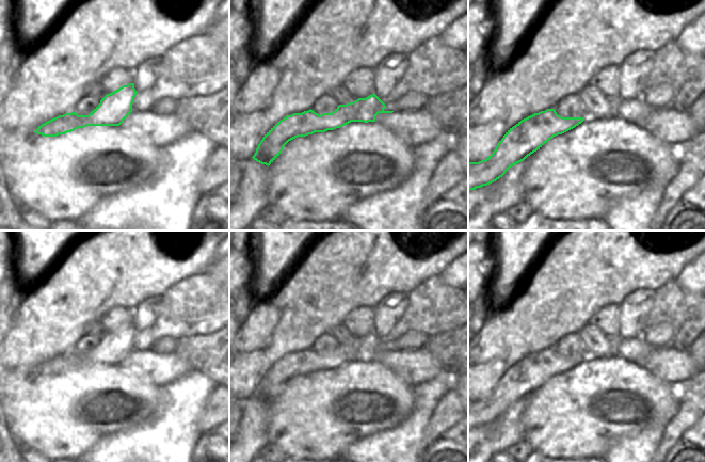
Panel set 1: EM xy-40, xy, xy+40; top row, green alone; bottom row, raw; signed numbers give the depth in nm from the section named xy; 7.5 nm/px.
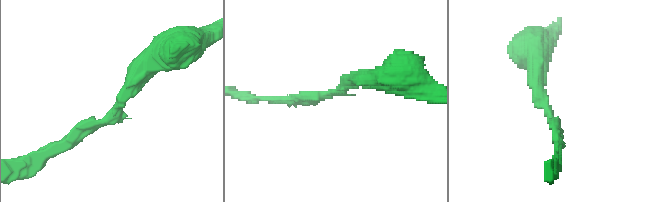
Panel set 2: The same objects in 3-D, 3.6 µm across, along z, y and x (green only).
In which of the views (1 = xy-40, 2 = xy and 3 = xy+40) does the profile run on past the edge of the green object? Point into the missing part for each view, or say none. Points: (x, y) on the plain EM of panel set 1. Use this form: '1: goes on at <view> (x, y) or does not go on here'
1: does not go on here
2: does not go on here
3: does not go on here

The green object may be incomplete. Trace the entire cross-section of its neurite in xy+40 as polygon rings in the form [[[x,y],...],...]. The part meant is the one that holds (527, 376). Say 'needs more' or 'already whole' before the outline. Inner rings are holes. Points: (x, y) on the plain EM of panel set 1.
already whole | [[[555,348],[534,352],[510,367],[495,389],[479,401],[468,401],[468,430],[487,425],[513,404],[524,400],[554,376],[584,360],[584,356],[562,356]]]

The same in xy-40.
already whole | [[[134,322],[123,324],[107,333],[89,354],[65,352],[42,363],[34,371],[57,376],[86,365],[119,365],[132,351],[135,334]]]

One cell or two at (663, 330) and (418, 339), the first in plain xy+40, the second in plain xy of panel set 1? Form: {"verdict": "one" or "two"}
{"verdict": "one"}

